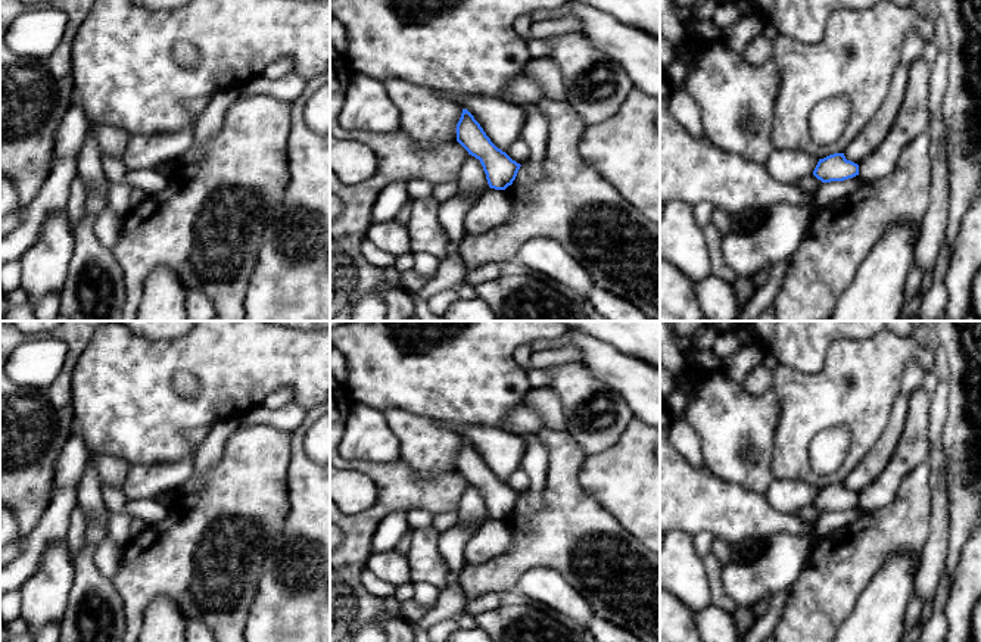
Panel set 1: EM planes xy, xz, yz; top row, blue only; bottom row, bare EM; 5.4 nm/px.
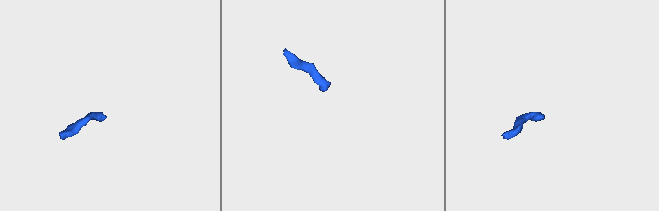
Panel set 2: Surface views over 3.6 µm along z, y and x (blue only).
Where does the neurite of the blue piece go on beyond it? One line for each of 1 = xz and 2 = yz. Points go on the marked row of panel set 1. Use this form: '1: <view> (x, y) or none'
1: none
2: none

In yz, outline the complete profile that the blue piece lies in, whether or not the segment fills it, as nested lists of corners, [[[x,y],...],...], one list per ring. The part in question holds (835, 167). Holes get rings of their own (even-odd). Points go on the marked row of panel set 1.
[[[834,153],[819,159],[813,175],[822,183],[844,181],[859,175],[859,165],[847,160],[844,153]]]

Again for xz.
[[[463,109],[455,131],[457,141],[480,160],[490,188],[505,190],[513,184],[521,165],[490,141],[467,109]]]

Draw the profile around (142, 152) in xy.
[[[194,97],[186,102],[191,122],[181,131],[152,137],[131,134],[122,155],[127,169],[156,169],[161,165],[178,162],[194,146],[194,122],[209,102],[211,97]]]

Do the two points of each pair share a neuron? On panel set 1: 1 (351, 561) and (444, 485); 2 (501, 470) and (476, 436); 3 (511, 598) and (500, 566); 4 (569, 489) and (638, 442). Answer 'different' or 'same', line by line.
1: same
2: same
3: different
4: different

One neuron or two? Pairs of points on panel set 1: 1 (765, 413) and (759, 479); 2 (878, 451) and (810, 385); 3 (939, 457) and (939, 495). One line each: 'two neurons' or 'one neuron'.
1: one neuron
2: two neurons
3: one neuron

